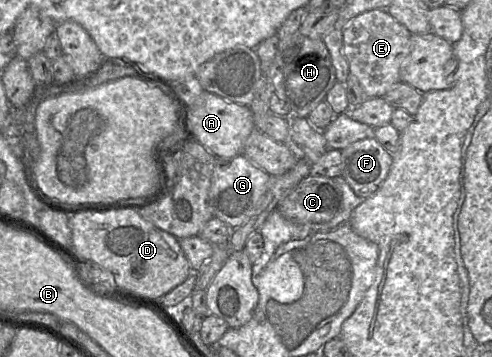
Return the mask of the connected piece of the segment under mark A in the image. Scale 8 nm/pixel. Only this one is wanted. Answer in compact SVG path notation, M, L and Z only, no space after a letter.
M204 89L193 105L186 103L184 123L188 136L196 139L216 158L232 158L243 153L244 143L255 129L254 115L248 106L227 101Z

